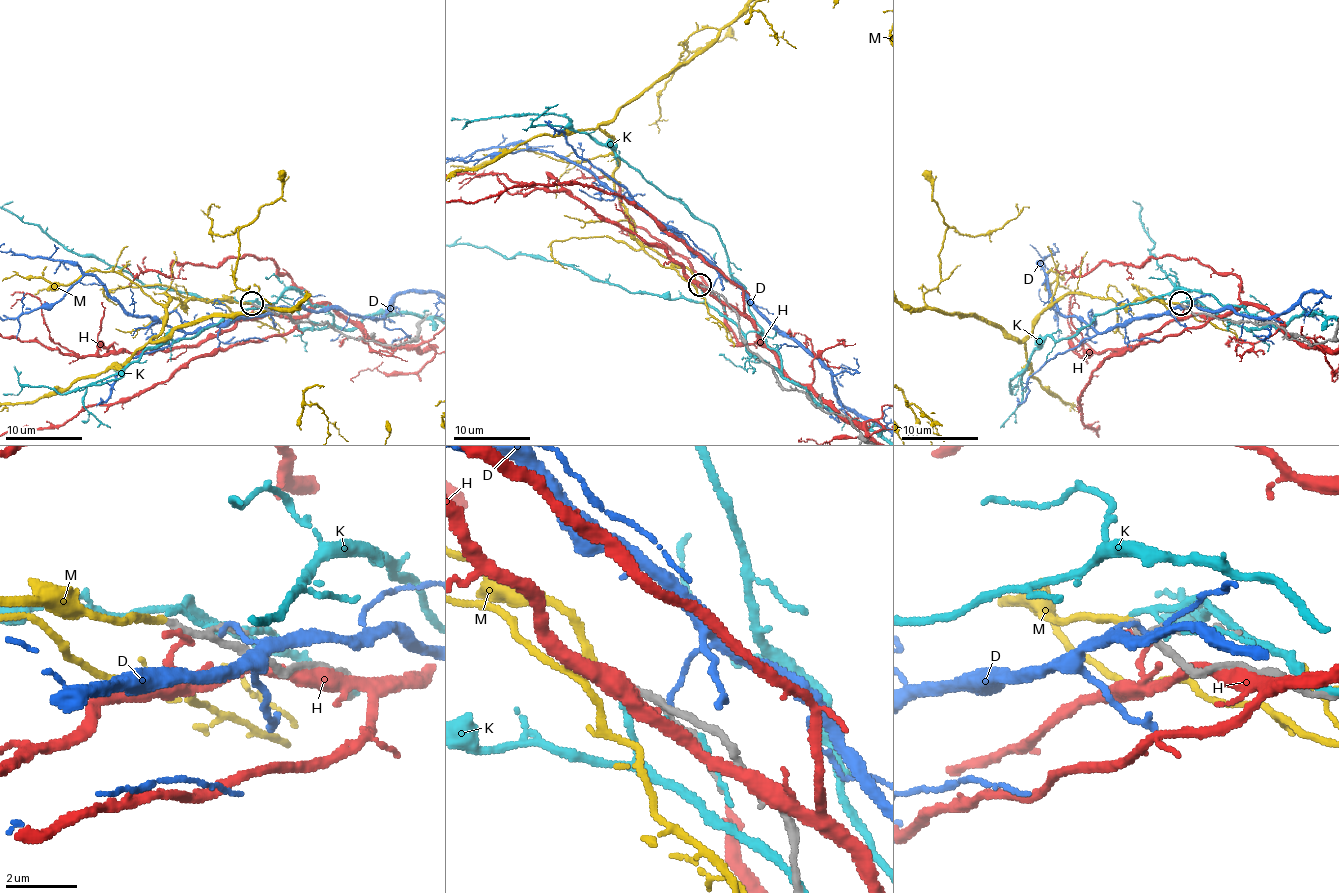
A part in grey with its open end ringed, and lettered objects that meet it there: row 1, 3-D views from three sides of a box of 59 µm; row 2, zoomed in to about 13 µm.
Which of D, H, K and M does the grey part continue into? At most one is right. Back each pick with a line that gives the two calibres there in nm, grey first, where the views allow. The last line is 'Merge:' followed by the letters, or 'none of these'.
M: calibres 200 and 190 nm
Merge: M

